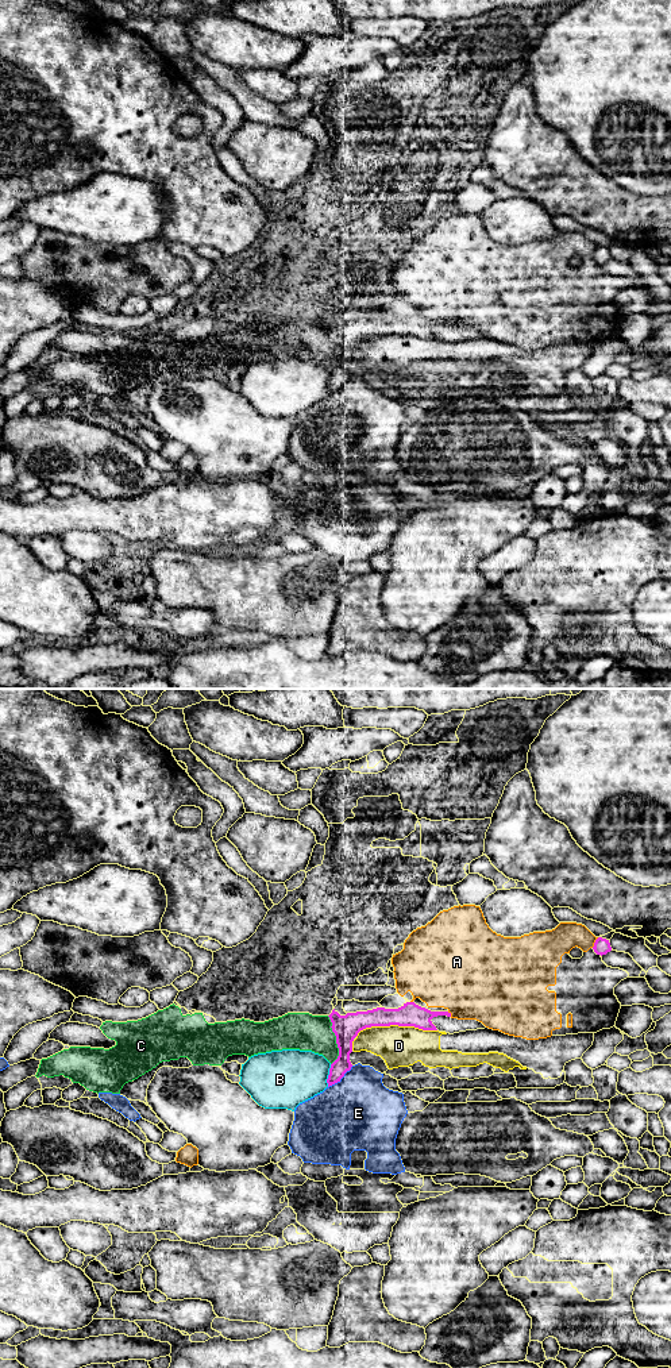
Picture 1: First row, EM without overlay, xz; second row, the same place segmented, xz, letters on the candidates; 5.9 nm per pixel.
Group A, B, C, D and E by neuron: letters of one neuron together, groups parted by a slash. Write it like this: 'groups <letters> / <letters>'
groups A / B / C D / E

